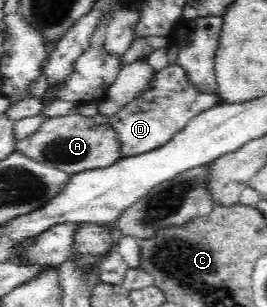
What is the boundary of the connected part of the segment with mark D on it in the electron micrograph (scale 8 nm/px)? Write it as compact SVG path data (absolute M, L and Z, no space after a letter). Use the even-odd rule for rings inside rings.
M170 64L157 71L155 80L142 97L122 107L108 120L110 130L119 144L120 160L144 156L166 146L182 129L186 128L191 119L216 103L219 103L218 95L198 93L186 79L184 68L180 64Z

